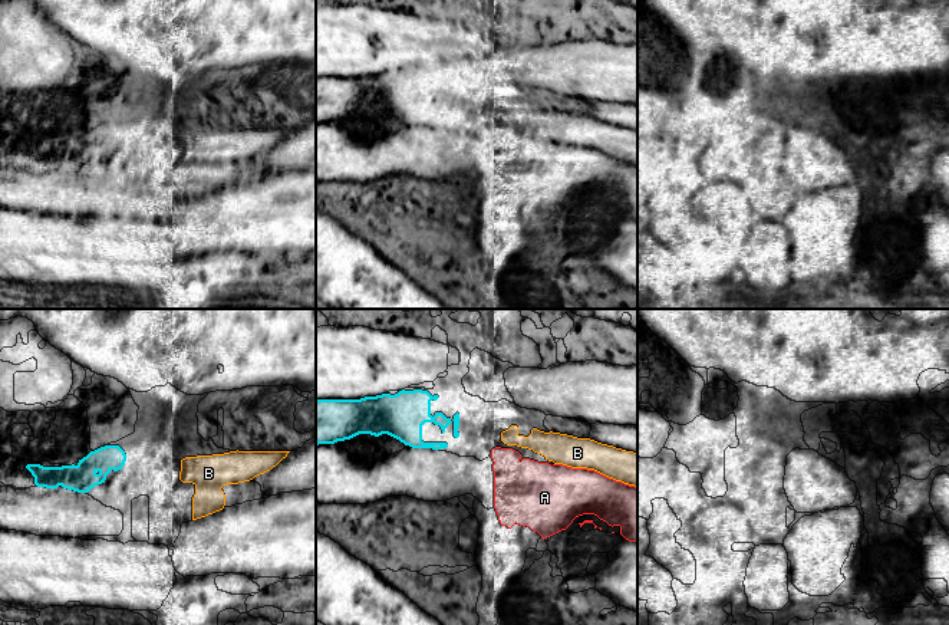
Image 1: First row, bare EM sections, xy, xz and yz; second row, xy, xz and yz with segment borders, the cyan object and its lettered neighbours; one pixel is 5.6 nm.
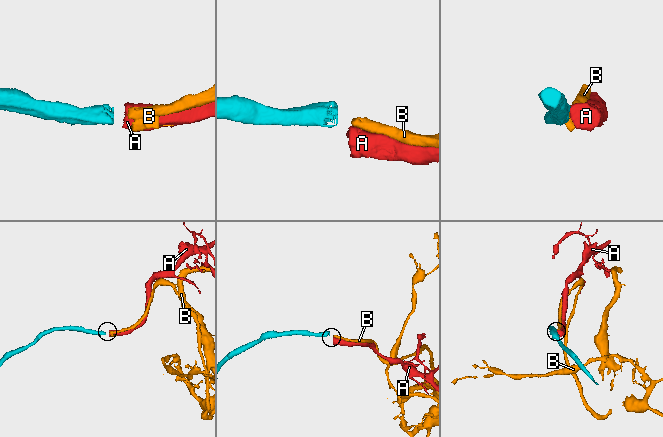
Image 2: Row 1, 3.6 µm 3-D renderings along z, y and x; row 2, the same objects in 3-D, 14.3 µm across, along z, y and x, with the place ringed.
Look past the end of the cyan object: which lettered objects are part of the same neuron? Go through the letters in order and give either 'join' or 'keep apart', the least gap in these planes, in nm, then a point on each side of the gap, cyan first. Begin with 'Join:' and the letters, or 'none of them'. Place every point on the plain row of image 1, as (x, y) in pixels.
Join: A
A: join; 200 nm apart; from cyan across xz (458, 114), (491, 128)
B: keep apart; 240 nm apart; from cyan across xz (458, 111), (501, 111)

